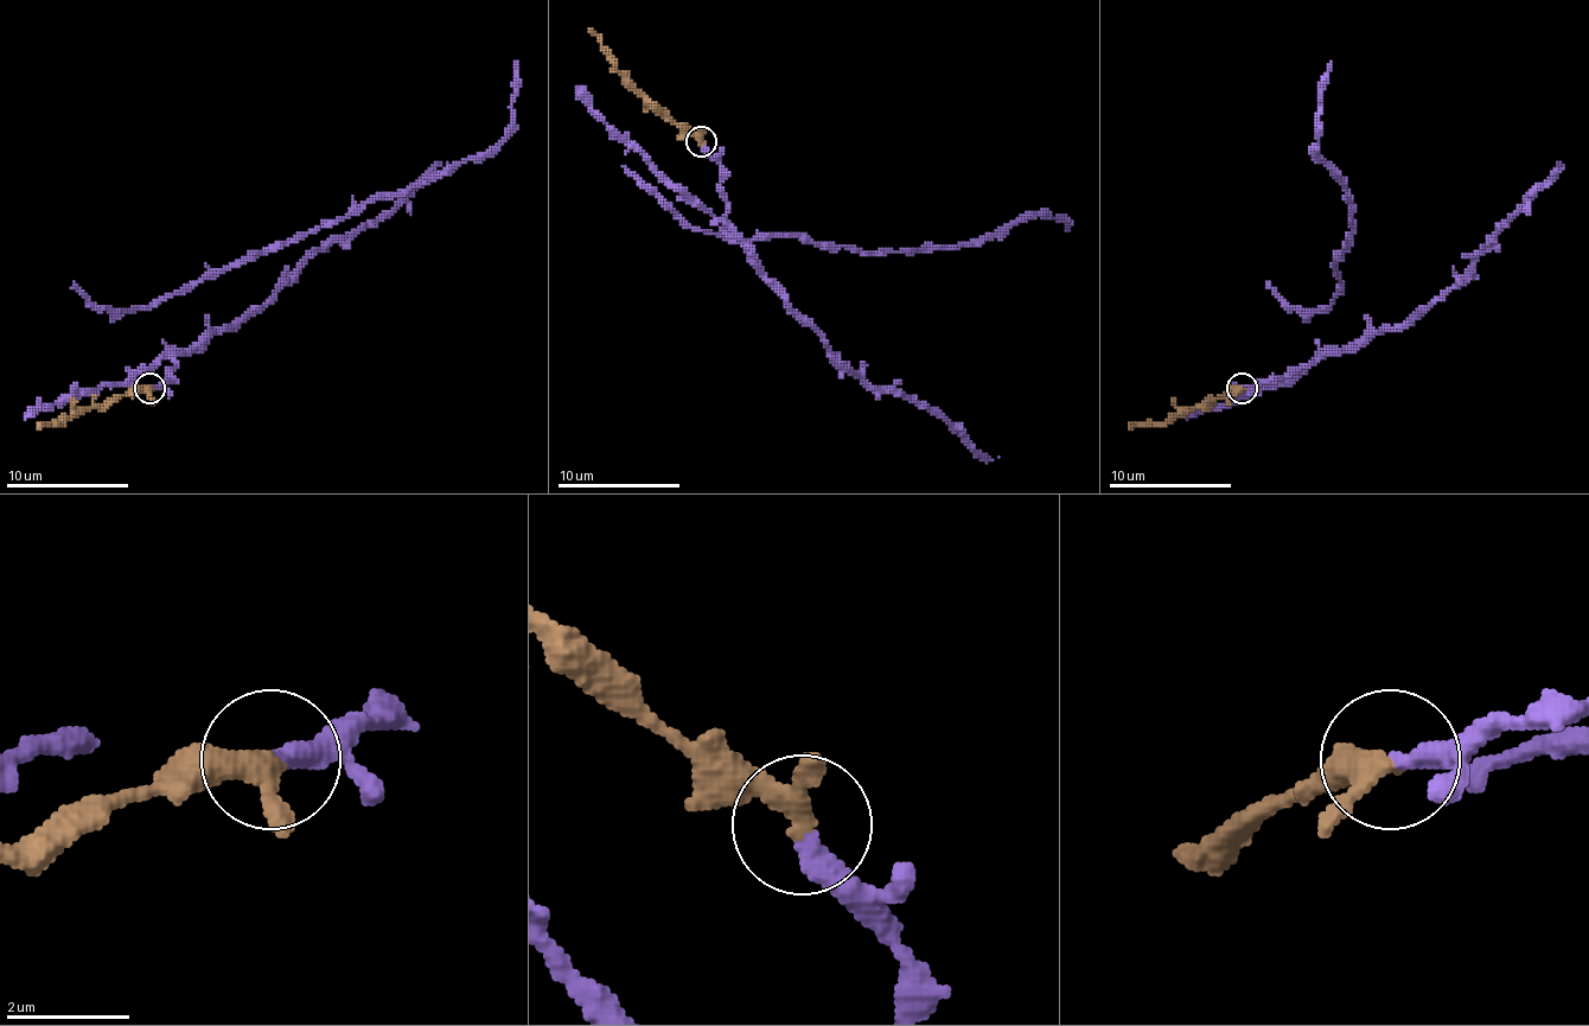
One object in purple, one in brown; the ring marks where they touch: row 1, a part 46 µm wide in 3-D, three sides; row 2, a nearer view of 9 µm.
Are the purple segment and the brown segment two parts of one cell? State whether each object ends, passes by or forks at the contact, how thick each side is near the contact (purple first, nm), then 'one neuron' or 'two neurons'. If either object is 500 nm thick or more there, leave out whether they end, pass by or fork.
purple ends | brown passes by | 360/320 nm | one neuron

